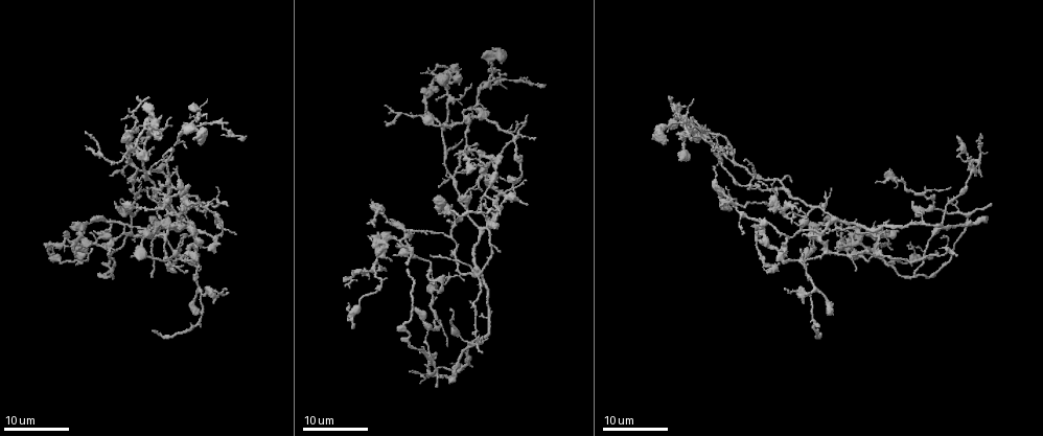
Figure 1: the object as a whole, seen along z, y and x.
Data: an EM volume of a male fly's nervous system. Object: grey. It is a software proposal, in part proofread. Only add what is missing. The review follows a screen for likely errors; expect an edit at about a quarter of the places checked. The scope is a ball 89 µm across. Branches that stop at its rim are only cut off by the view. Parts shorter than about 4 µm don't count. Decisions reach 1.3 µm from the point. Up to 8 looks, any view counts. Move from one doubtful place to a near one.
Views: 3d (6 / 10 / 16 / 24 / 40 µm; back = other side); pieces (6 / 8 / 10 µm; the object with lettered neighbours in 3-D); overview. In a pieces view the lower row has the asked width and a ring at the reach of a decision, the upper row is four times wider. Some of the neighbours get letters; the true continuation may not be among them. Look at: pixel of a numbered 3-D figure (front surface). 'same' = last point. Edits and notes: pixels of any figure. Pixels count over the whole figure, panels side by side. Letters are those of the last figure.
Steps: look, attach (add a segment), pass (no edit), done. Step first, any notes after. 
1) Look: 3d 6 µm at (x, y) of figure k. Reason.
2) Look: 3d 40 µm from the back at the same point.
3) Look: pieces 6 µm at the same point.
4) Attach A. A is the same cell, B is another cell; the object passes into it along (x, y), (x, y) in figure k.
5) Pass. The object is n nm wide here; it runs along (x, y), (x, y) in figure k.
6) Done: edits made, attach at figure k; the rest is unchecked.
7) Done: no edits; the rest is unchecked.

Look: 3d 24 µm at (912, 275) of figure 1. Branch stops here.

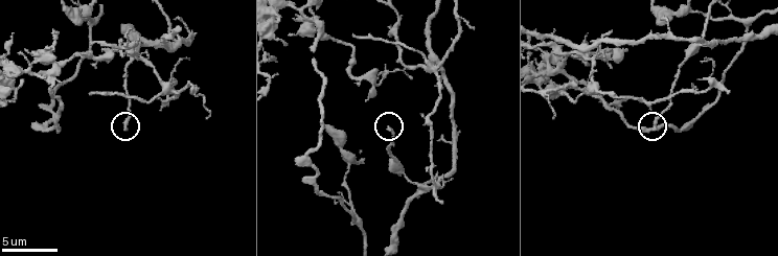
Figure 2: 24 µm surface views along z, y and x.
Look: pieces 6 µm at (653, 127) of figure 2.

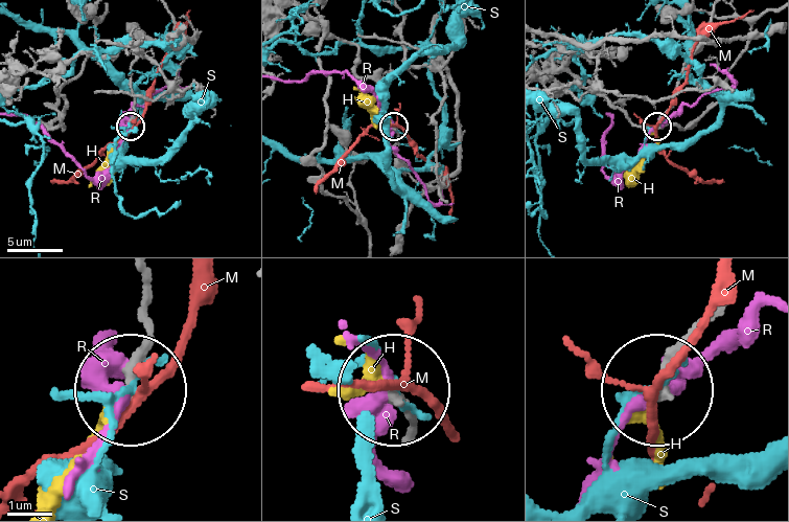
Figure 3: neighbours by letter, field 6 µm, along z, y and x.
Attach H. H is the same cell, M, R and S are other cells; the object passes into it along (411, 423), (388, 386), (354, 386) in figure 3; it goes on there.

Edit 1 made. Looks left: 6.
Look: overview. Redraw.

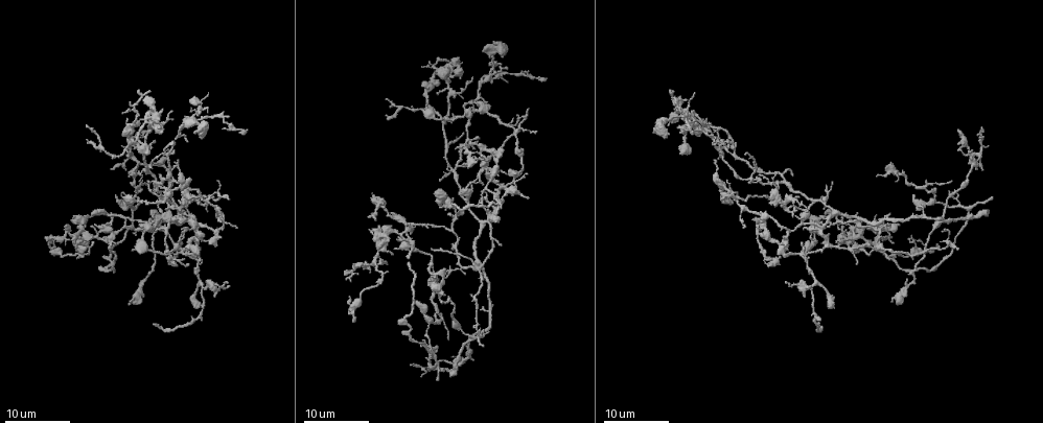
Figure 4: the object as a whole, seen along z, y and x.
Look: 3d 16 µm at (898, 224) of figure 4. An open end.

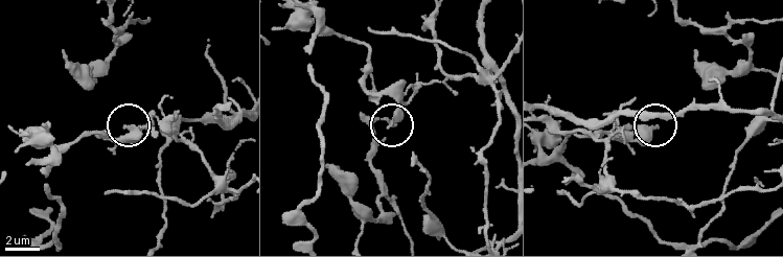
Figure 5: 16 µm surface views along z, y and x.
Look: pieces 8 µm at (389, 125) of figure 5.

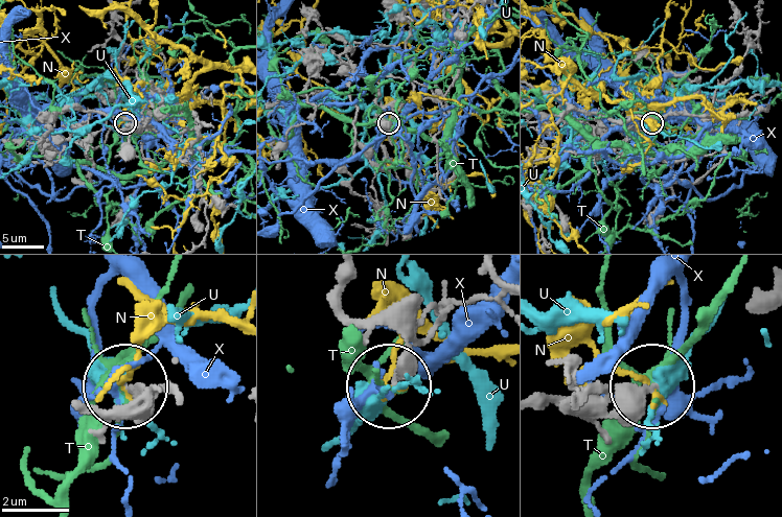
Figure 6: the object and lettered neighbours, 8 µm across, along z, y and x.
Pass. N, T, U and X are other cells; no lettered segment goes on from it.

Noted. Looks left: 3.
Look: 3d 24 µm at (800, 244) of figure 4. Free end.

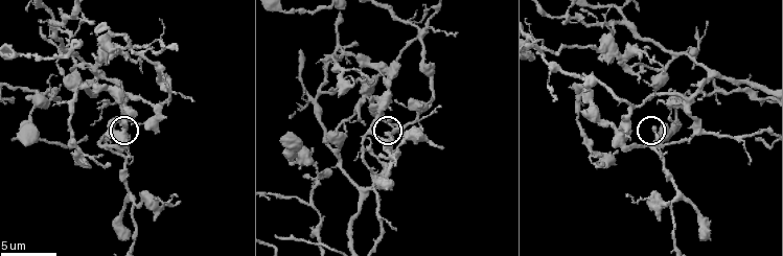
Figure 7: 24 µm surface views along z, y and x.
Look: pieces 6 µm at (656, 127) of figure 7.

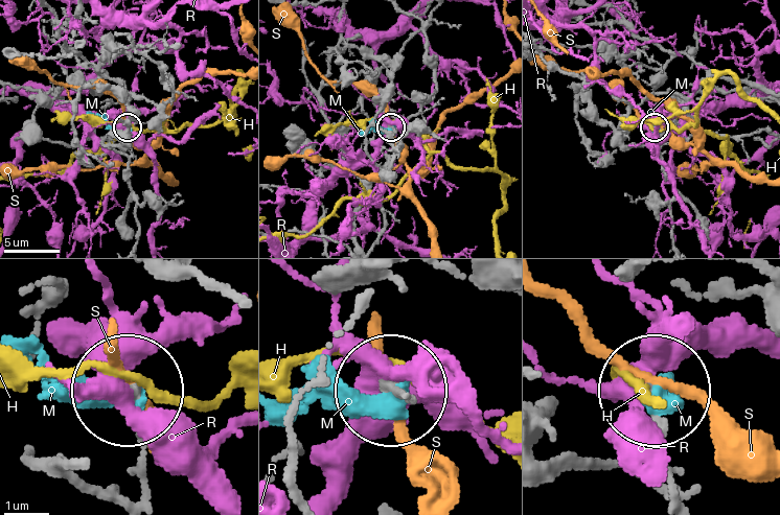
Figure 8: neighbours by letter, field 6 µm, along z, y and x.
Pass. The object is 260 nm wide here; H, M, R and S are other cells; none of them fits.

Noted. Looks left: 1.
Look: pieces 6 µm at (25, 143) of figure 7. An open end.

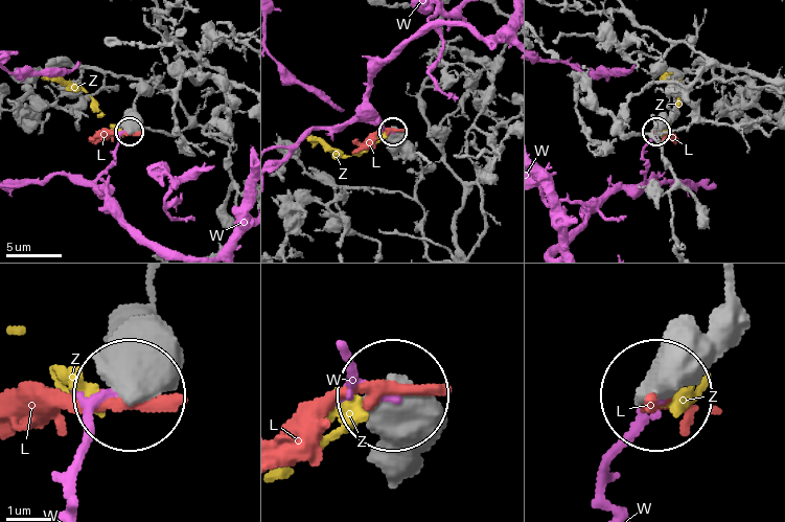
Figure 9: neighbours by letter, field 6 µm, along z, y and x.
Pass. The object is 510 nm wide here; L, W and Z are other cells; no lettered segment goes on from it.

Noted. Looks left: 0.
Done: edits made, attach at figure 3; the rest is unchecked.

